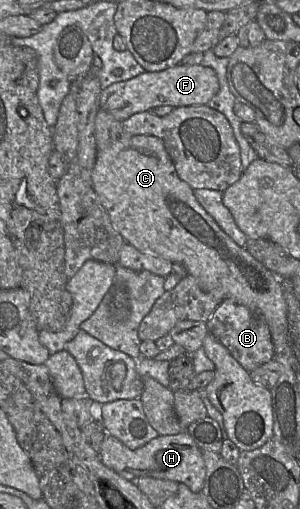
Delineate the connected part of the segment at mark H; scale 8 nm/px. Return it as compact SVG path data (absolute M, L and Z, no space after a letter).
M182 431L175 435L158 435L138 449L130 449L113 435L106 433L99 450L103 464L122 477L135 480L138 477L154 477L181 482L194 493L202 491L206 467L202 450L192 437Z

